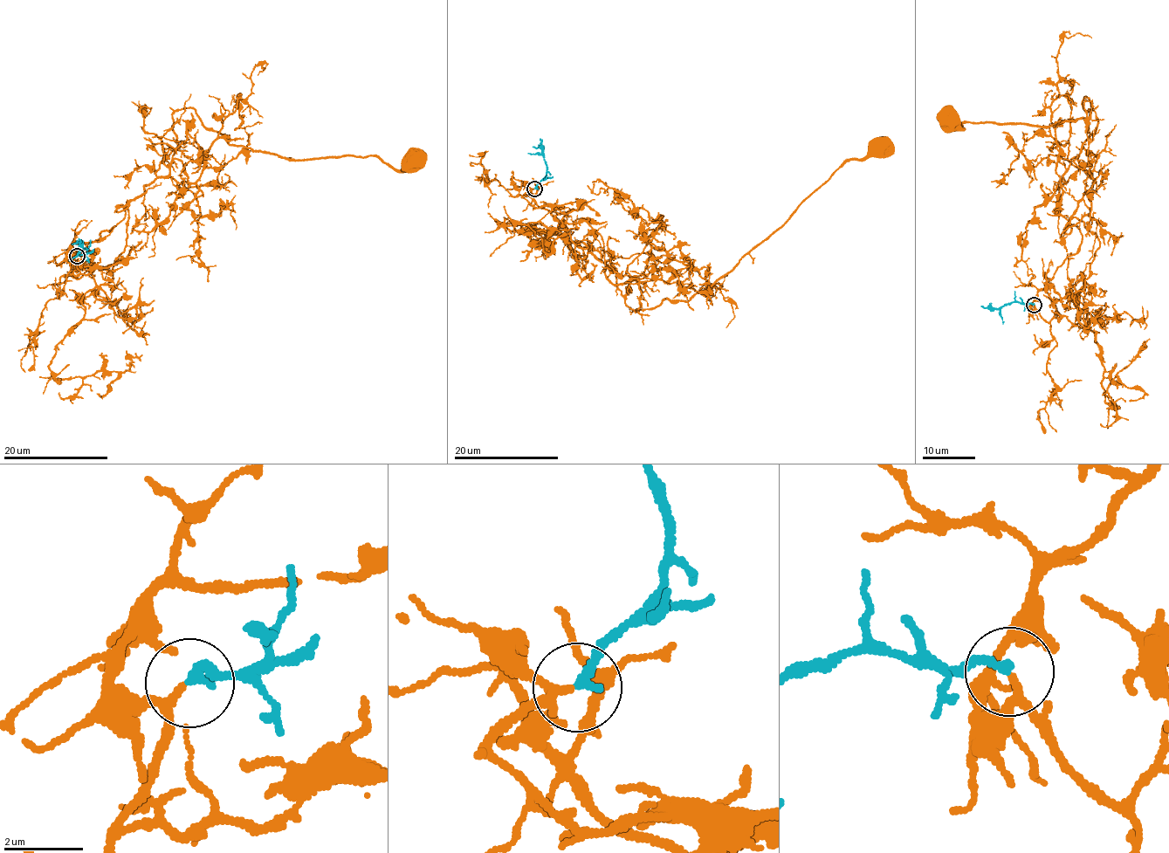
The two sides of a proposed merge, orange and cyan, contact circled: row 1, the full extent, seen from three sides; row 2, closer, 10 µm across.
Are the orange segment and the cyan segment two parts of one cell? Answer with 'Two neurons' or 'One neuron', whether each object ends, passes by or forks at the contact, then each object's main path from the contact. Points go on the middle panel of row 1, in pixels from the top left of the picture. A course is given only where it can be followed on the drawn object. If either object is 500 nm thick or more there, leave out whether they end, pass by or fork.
One neuron. At the ring orange passes by. At the ring cyan ends. Course of orange: (533, 189), (525, 184), (568, 246), (581, 256), (584, 243), (613, 283), (678, 281), (701, 292), (876, 146). Course of cyan: (535, 189), (546, 170), (540, 138)

